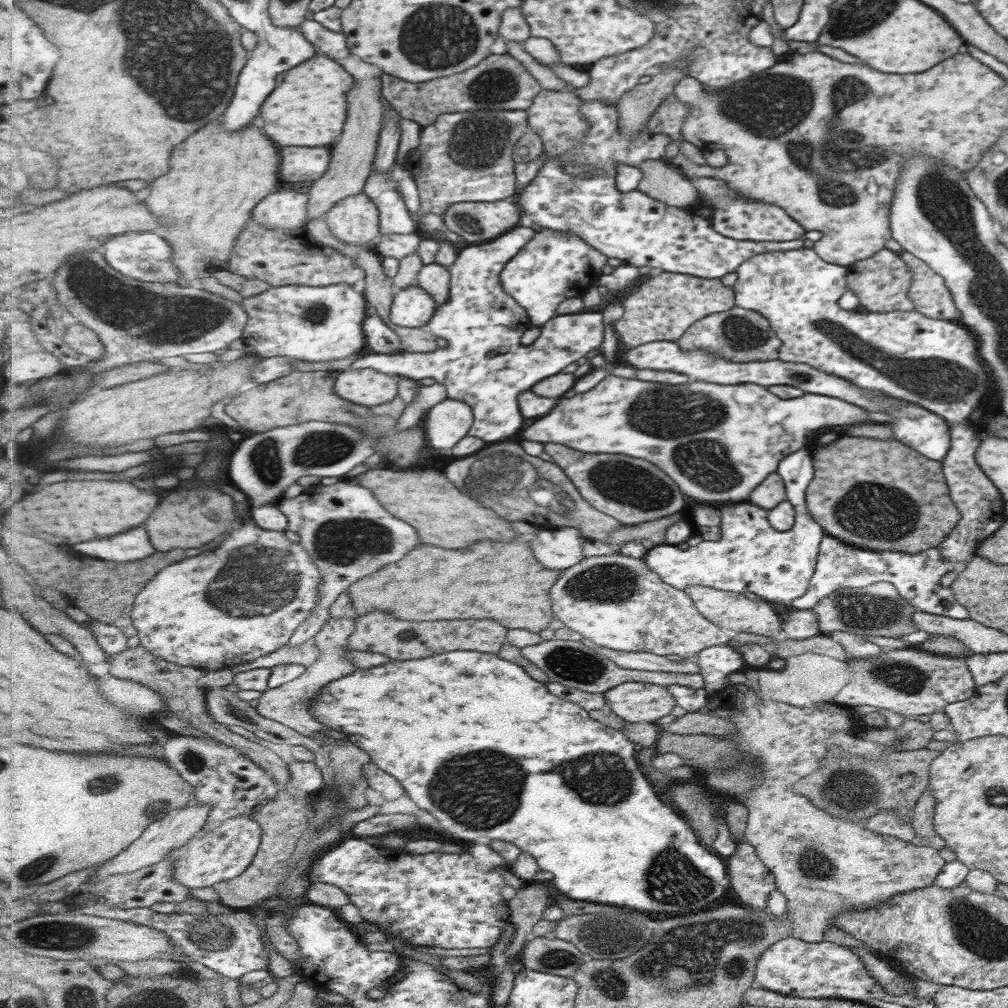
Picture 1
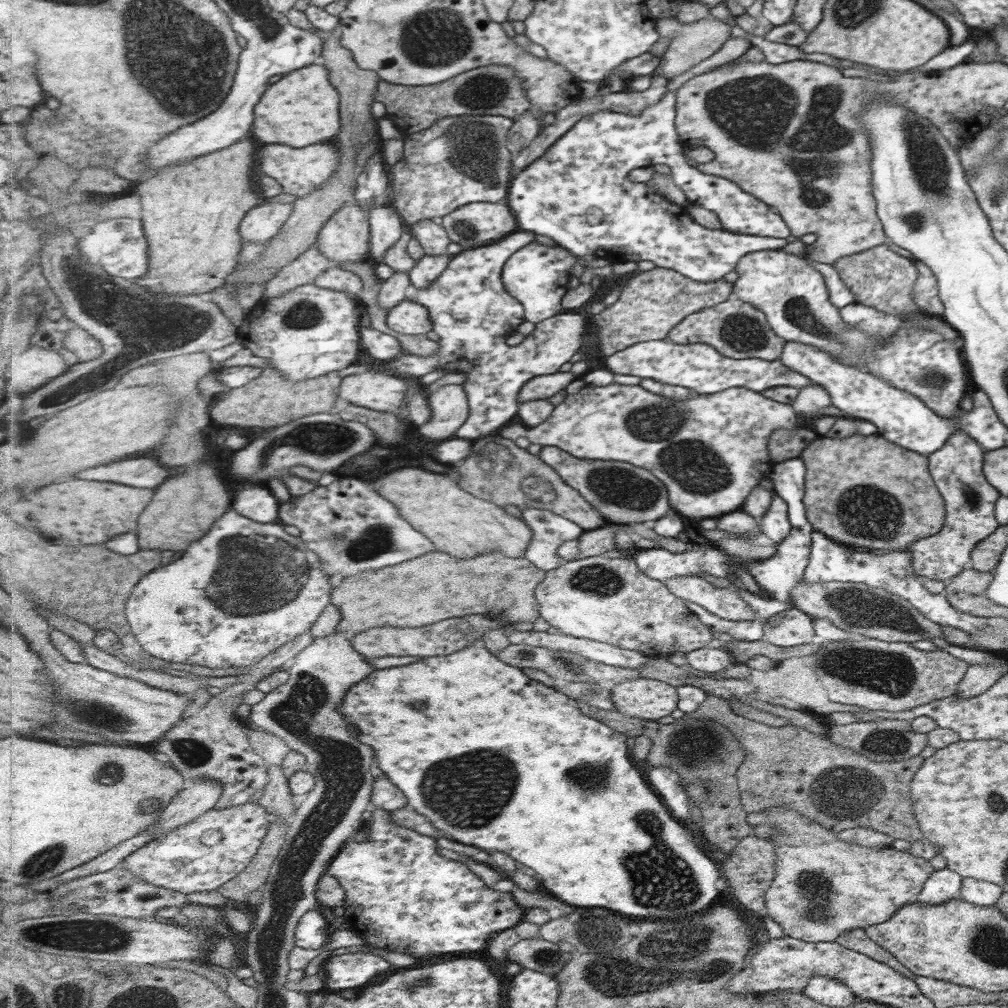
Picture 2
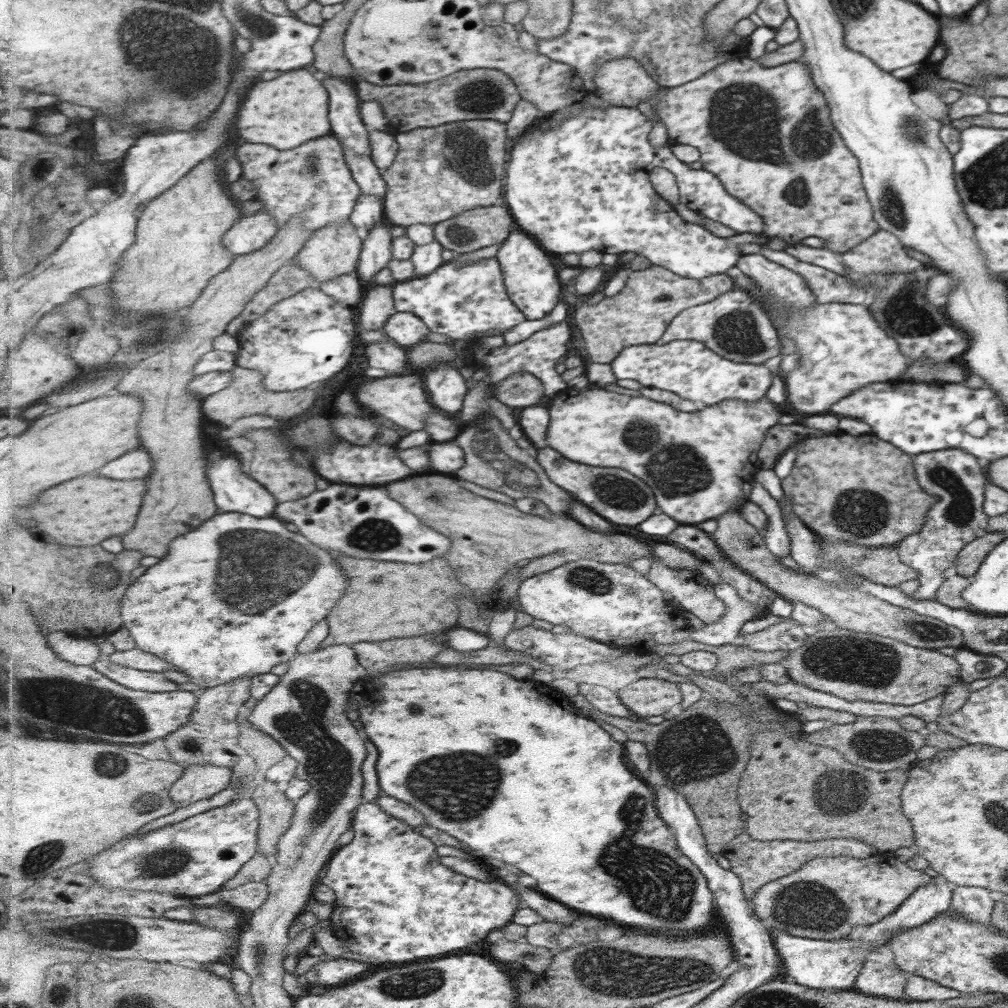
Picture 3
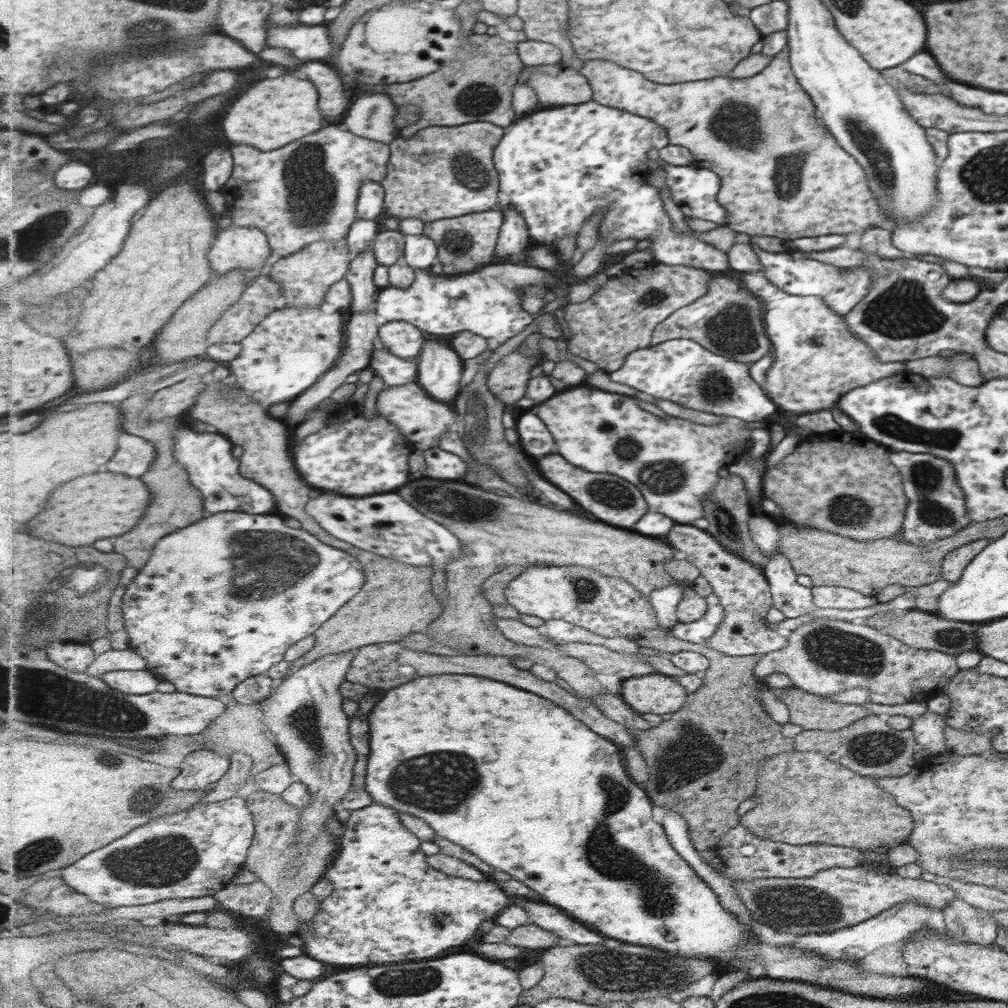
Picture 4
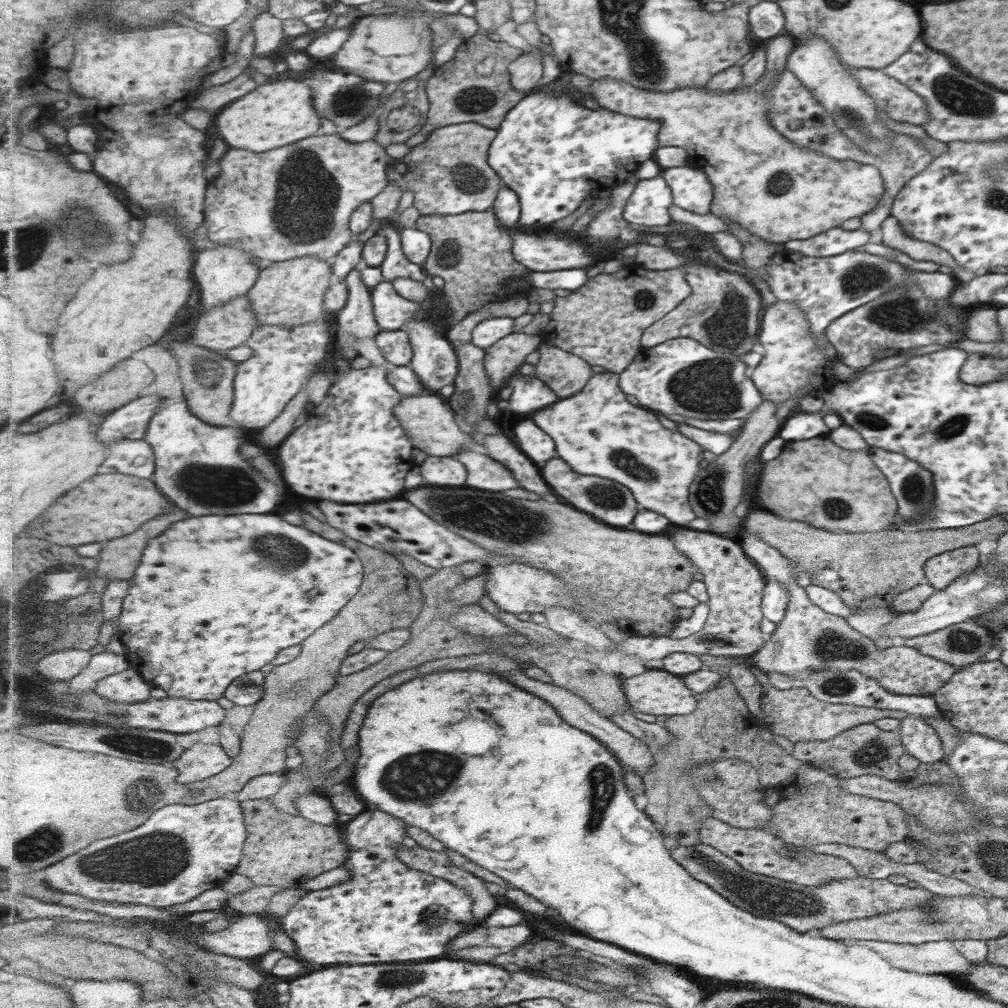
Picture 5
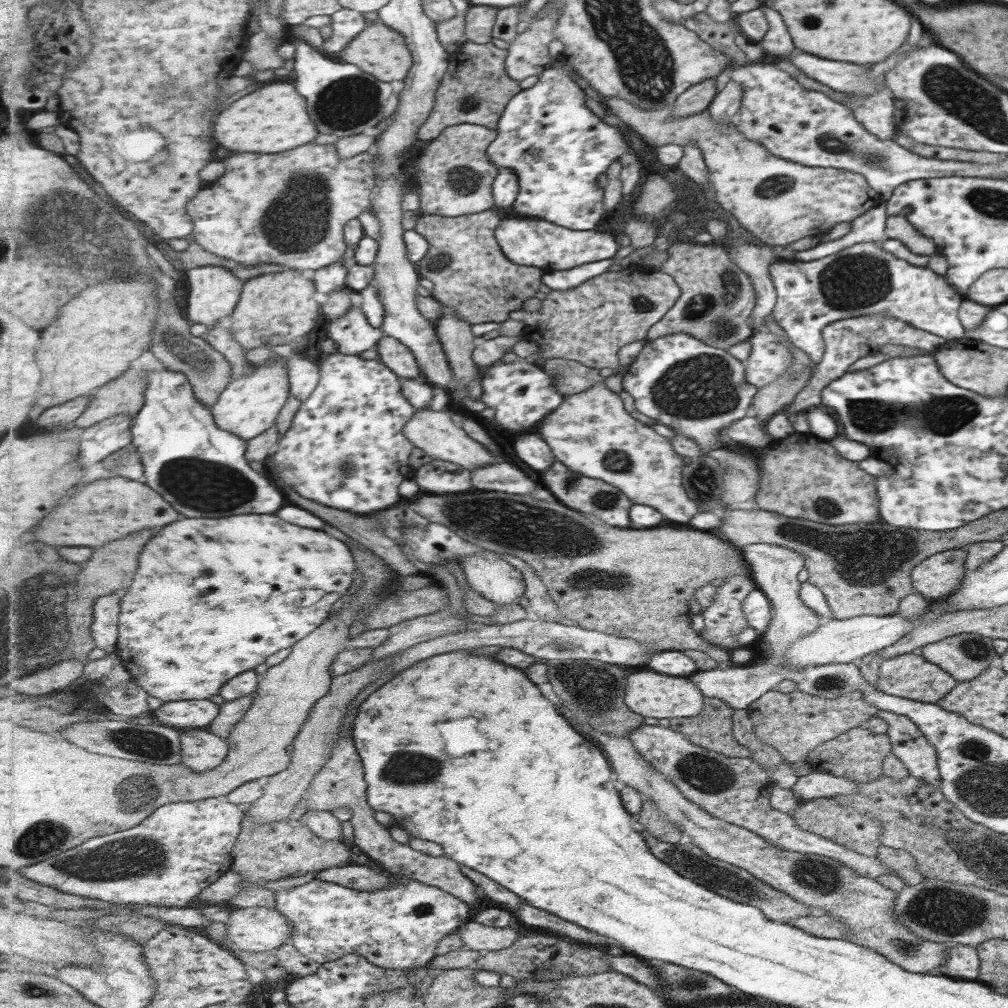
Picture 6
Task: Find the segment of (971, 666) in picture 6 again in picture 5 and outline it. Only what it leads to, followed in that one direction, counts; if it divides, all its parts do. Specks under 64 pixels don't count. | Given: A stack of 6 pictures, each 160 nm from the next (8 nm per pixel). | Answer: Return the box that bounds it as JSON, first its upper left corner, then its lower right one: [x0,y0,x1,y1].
[903,621,993,670]

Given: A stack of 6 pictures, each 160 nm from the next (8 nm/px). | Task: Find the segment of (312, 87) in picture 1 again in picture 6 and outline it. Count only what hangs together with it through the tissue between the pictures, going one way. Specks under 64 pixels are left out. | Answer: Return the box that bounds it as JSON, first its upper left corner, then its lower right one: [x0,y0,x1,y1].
[215,83,319,154]

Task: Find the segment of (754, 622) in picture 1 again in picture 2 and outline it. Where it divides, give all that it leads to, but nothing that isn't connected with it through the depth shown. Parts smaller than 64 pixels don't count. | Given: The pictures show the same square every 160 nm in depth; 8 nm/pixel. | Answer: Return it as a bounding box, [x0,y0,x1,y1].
[663,576,756,620]

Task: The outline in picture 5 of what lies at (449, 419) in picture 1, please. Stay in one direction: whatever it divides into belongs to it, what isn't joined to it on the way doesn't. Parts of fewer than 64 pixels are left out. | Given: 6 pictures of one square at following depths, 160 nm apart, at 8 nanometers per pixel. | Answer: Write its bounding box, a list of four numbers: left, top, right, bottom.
[403,318,460,393]

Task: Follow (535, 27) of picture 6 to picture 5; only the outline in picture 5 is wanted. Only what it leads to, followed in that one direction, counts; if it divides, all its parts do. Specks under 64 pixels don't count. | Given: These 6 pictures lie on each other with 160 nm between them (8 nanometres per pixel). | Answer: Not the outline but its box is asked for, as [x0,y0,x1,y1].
[508,50,543,94]

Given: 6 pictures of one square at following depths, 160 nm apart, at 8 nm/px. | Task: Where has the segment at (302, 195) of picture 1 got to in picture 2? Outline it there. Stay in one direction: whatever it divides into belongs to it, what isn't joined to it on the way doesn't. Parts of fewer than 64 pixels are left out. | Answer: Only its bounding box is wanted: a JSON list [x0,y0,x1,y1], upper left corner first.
[240,202,294,243]

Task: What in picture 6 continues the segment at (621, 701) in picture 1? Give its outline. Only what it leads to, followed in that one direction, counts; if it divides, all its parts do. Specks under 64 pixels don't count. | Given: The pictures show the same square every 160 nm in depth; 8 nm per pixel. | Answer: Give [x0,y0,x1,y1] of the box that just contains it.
[626,668,705,718]

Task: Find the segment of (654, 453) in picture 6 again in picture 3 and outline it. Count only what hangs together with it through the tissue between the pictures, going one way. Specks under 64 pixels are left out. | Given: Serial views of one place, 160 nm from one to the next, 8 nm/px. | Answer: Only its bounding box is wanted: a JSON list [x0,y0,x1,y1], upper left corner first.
[547,386,779,524]

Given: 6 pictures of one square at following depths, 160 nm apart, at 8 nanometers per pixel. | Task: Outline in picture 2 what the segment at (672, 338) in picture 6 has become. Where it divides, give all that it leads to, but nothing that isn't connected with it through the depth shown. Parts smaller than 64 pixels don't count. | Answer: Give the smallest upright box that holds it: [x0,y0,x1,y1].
[606,339,814,394]

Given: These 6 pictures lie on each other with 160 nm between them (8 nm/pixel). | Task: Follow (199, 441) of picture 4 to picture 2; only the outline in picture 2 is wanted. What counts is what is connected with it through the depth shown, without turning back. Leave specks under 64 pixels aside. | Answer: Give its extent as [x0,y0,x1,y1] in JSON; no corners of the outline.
[233,482,280,523]

